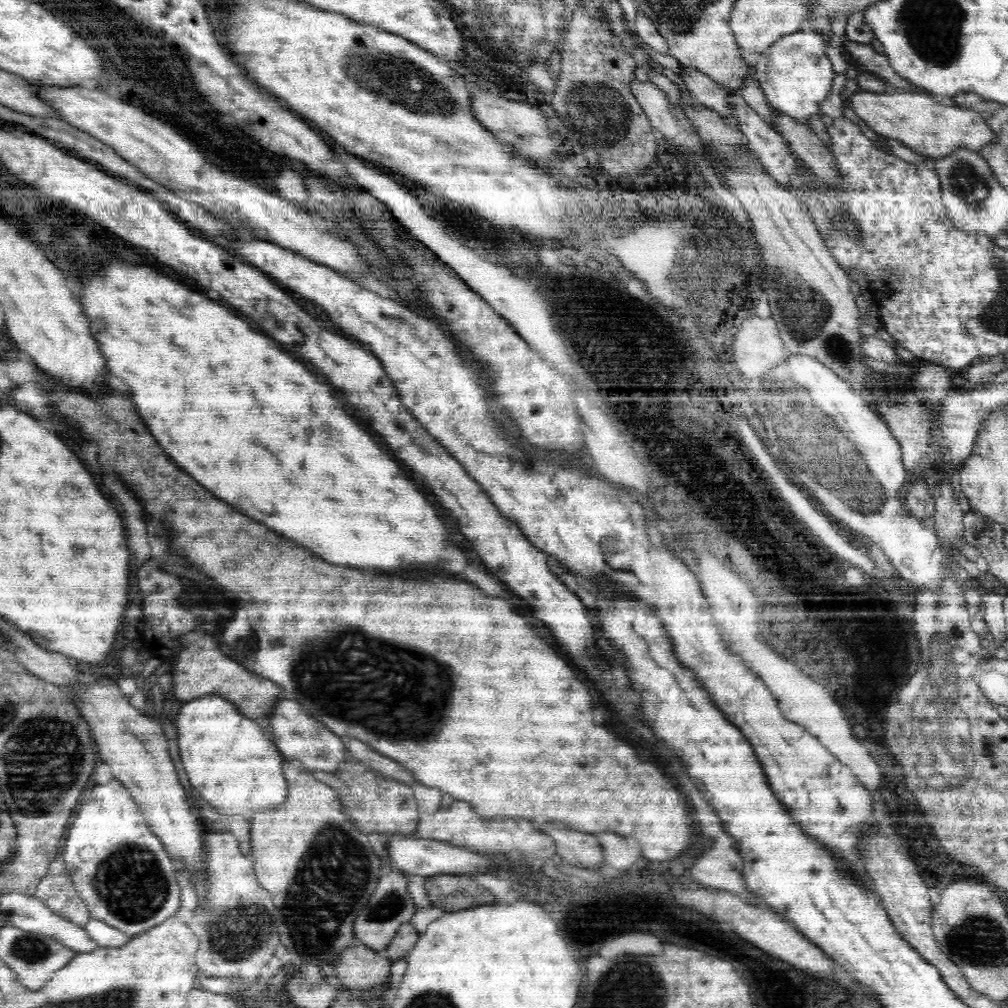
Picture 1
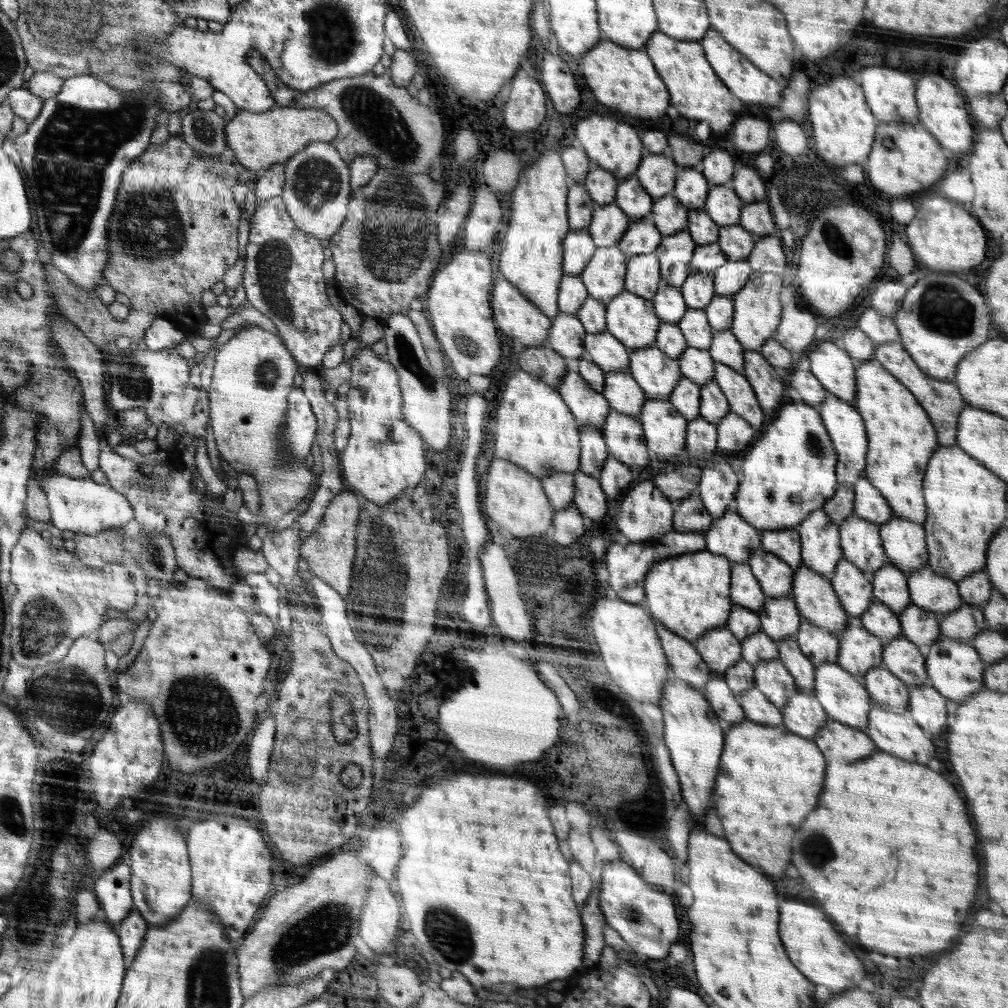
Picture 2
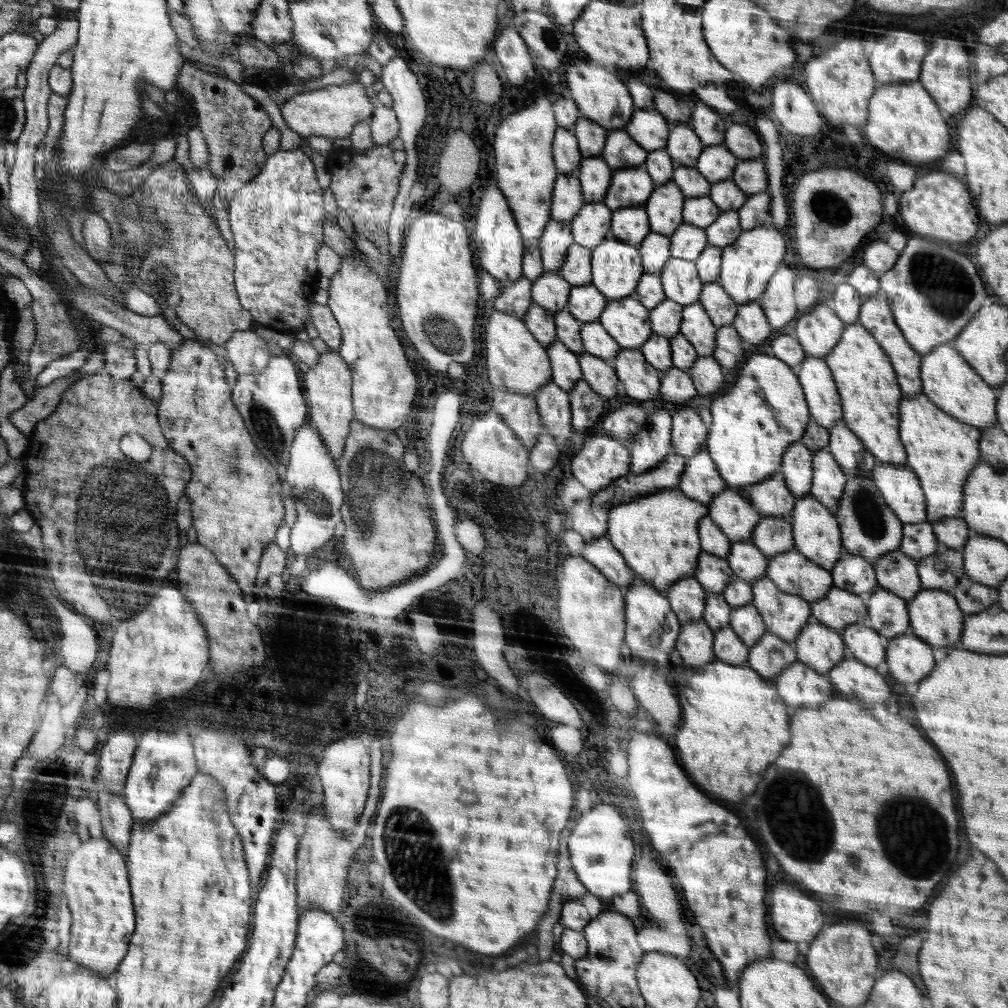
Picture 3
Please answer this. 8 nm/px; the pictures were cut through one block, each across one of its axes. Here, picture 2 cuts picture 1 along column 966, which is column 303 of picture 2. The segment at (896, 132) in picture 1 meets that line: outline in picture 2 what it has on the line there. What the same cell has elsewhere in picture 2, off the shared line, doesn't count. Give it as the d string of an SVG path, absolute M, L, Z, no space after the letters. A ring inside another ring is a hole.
M275 106L260 114L240 111L226 122L227 153L249 171L257 174L278 163L285 163L314 141L330 142L338 134L337 122L322 109Z

